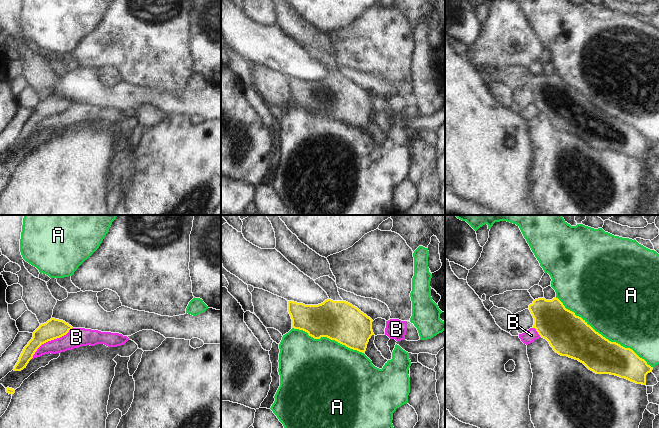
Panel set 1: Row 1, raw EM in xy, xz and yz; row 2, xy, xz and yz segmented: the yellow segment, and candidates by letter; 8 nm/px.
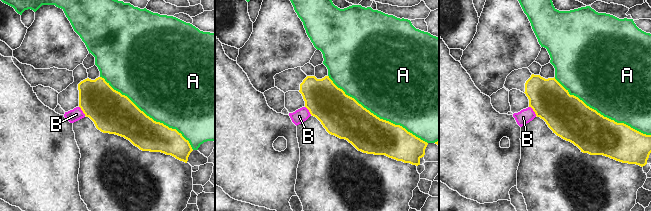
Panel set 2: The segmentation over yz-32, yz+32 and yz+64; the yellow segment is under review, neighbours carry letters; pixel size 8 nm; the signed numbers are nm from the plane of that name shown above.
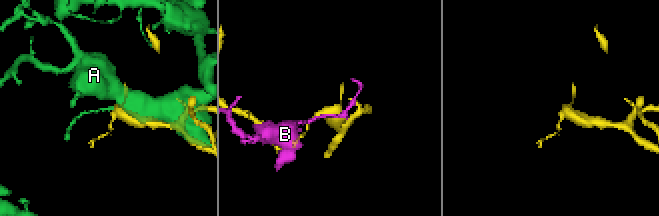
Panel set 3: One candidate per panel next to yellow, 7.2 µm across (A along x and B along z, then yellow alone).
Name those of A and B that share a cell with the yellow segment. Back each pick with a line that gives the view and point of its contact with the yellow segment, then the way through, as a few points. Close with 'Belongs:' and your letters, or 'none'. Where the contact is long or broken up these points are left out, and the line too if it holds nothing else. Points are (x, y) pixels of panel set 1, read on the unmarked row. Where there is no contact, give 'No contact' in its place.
Belongs: none.

